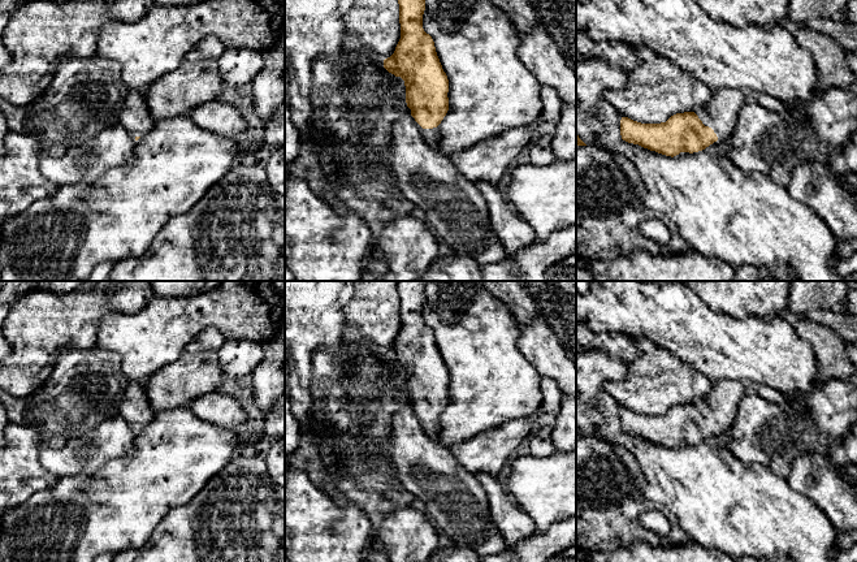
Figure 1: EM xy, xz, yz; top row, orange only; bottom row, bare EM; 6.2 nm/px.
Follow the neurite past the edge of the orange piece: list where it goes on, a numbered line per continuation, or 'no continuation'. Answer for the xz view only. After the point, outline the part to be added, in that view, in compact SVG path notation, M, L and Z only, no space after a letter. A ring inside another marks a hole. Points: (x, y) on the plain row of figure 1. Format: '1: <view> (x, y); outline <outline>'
1: xz (431, 427); outline M437 419L424 420L423 429L429 438L437 441L437 437L438 437L438 420Z

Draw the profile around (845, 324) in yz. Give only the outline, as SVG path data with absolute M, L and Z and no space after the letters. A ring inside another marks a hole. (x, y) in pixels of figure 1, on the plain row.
M818 311L804 317L835 329L847 343L857 342L857 315Z

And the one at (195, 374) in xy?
M200 350L183 351L177 362L143 382L151 408L159 412L190 405L194 399L216 392L224 379L218 353Z

